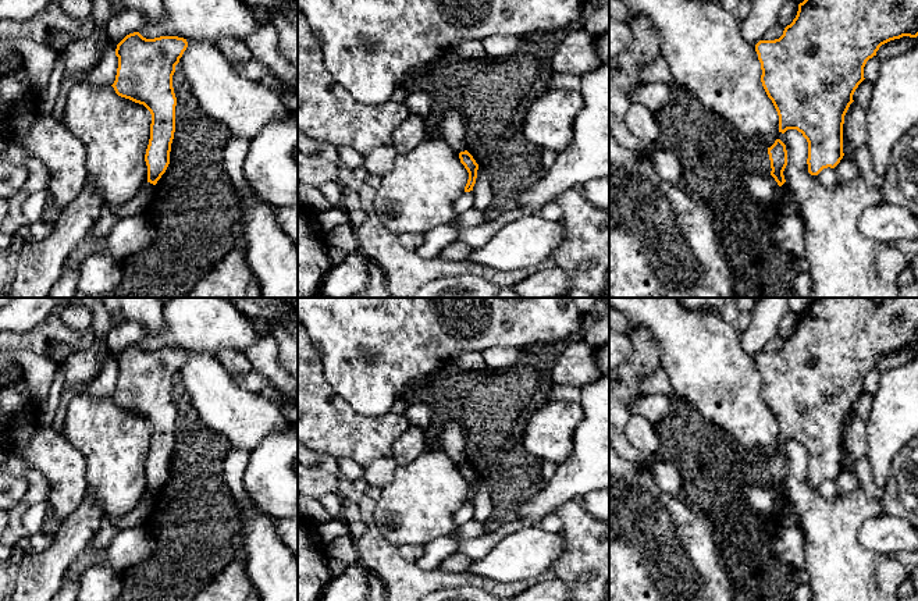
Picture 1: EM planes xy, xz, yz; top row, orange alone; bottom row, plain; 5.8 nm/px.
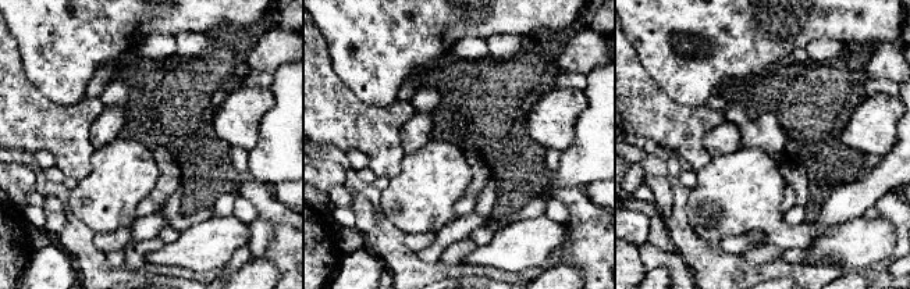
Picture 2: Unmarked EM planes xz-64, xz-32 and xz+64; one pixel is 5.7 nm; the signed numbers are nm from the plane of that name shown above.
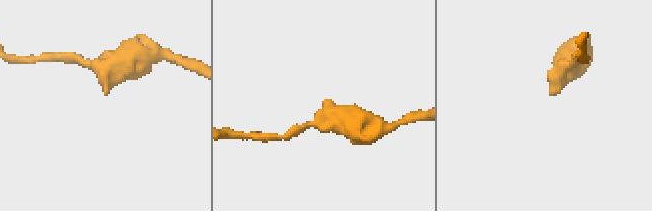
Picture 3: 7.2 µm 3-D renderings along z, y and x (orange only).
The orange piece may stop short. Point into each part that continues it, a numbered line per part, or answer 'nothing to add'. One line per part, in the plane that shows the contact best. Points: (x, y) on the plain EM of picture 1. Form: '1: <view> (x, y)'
nothing to add

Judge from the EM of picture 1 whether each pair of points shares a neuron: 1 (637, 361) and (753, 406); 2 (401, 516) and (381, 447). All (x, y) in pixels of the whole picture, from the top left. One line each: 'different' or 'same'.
1: different
2: different

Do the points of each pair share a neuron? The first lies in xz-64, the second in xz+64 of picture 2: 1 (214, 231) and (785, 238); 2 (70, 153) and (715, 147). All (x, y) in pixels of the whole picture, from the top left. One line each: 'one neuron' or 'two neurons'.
1: two neurons
2: two neurons

